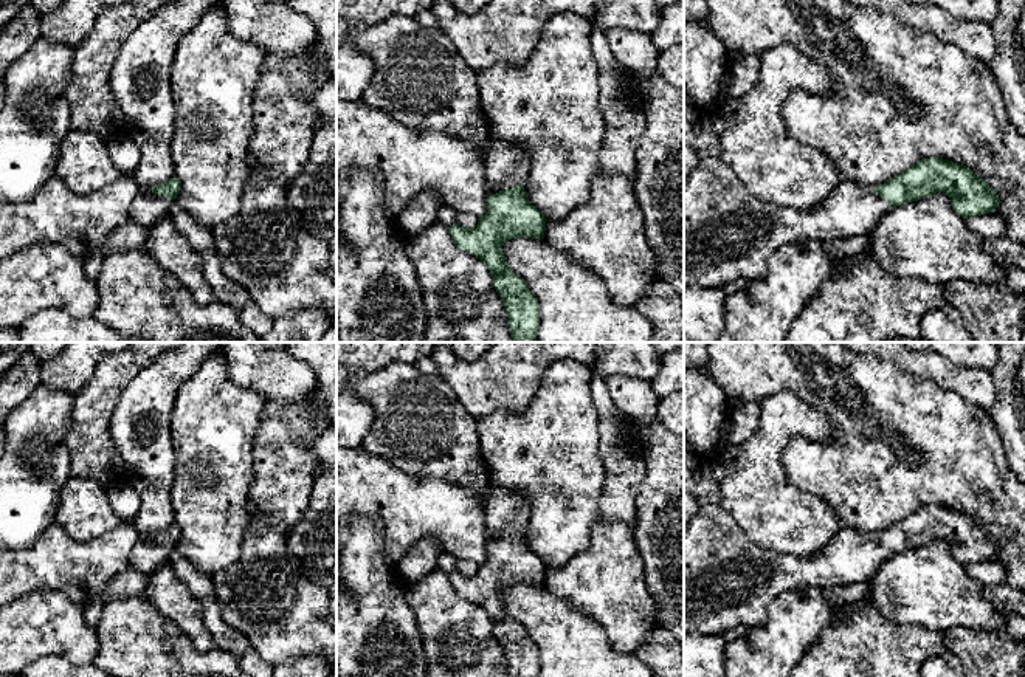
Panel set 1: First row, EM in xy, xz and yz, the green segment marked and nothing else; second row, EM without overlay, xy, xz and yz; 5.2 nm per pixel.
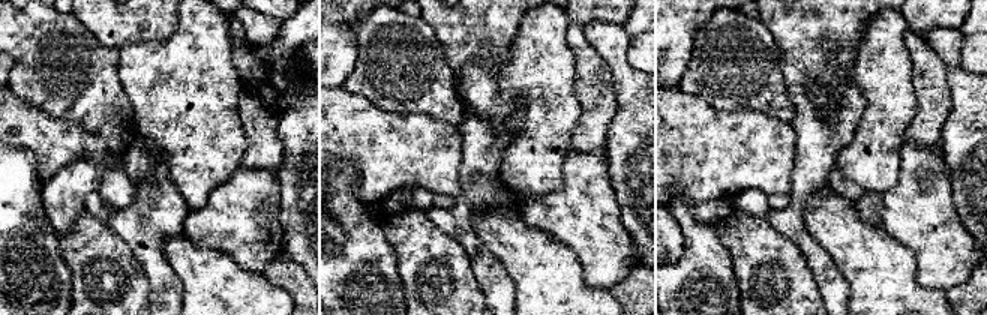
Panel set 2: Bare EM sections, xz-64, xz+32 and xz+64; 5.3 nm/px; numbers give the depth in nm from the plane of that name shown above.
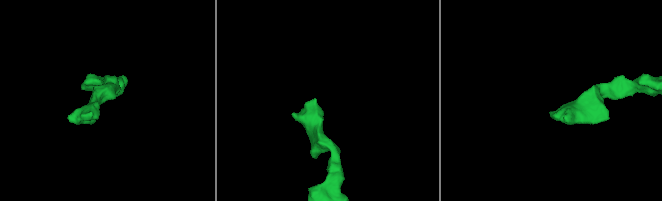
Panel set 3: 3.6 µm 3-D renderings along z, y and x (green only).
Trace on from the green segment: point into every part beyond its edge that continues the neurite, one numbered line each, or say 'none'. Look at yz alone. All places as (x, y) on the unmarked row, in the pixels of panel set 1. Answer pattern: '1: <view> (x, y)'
1: yz (729, 581)

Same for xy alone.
1: xy (148, 555)

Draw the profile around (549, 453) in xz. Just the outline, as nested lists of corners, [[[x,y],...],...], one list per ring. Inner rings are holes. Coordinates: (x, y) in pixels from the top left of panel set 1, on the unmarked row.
[[[574,359],[552,363],[540,383],[540,389],[521,414],[495,411],[478,421],[479,446],[488,466],[490,477],[506,490],[521,493],[529,499],[530,511],[524,536],[529,548],[549,569],[561,567],[583,552],[591,541],[591,528],[600,519],[600,496],[605,468],[599,455],[599,414],[591,398],[594,372]]]

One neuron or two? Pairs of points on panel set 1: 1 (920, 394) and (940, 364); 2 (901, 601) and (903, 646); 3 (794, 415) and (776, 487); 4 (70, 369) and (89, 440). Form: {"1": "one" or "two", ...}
{"1": "two", "2": "two", "3": "one", "4": "two"}

